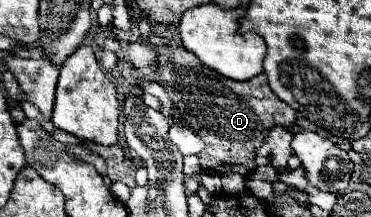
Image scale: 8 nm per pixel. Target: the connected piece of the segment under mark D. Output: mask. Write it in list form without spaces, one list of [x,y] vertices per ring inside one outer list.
[[[134,19],[130,31],[116,31],[116,35],[122,41],[122,51],[118,53],[120,77],[132,85],[138,85],[140,79],[158,81],[168,91],[184,119],[200,129],[200,135],[206,143],[198,155],[202,169],[247,176],[257,167],[254,160],[256,149],[260,147],[258,135],[268,133],[276,125],[282,125],[288,131],[296,131],[298,113],[276,97],[264,73],[242,83],[226,79],[214,73],[210,67],[200,65],[200,61],[192,53],[186,53],[186,49],[182,49],[182,45],[176,41],[164,41],[160,37],[142,39]]]

